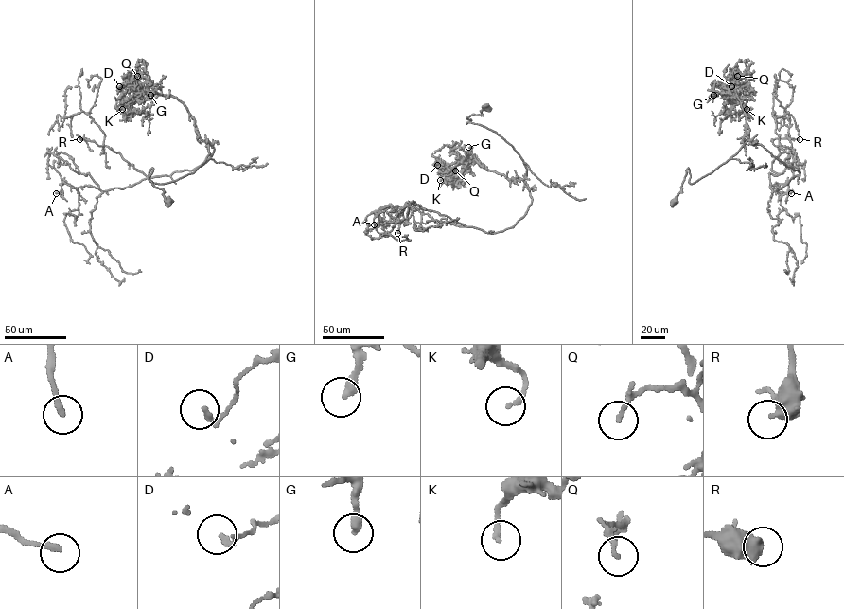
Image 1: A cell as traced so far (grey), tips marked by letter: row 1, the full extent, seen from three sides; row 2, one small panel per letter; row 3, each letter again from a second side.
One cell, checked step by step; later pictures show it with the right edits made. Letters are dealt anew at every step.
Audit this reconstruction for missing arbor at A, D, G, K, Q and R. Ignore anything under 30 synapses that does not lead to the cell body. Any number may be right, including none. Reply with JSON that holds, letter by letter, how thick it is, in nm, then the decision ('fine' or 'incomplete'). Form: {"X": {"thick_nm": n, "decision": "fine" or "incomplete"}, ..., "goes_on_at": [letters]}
{"A": {"thick_nm": 240, "decision": "incomplete"}, "D": {"thick_nm": 200, "decision": "fine"}, "G": {"thick_nm": 320, "decision": "fine"}, "K": {"thick_nm": 190, "decision": "fine"}, "Q": {"thick_nm": 160, "decision": "fine"}, "R": {"thick_nm": 320, "decision": "fine"}, "goes_on_at": ["A"]}

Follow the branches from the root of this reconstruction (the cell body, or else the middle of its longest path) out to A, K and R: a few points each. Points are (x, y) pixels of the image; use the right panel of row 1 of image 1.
A: (674, 202), (687, 169), (693, 184), (750, 140), (800, 171), (782, 188), (770, 187), (791, 193)
K: (674, 202), (687, 169), (693, 184), (746, 142), (746, 115), (737, 96), (729, 95), (727, 99), (747, 109)
R: (674, 202), (687, 169), (693, 184), (748, 140), (799, 175), (784, 161), (790, 152), (771, 140), (800, 139)

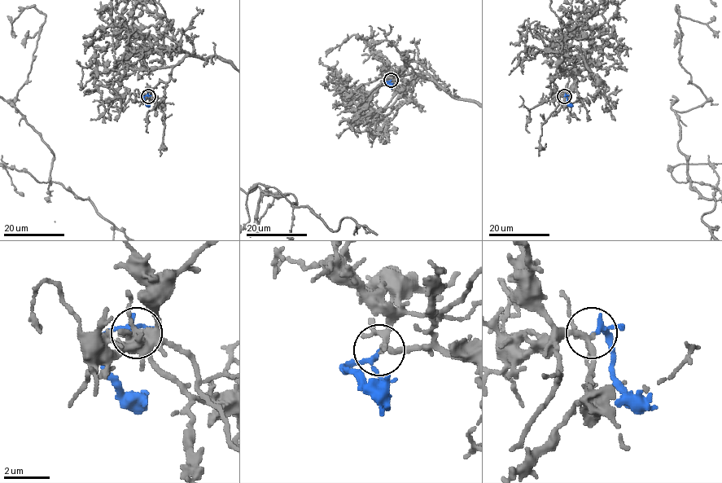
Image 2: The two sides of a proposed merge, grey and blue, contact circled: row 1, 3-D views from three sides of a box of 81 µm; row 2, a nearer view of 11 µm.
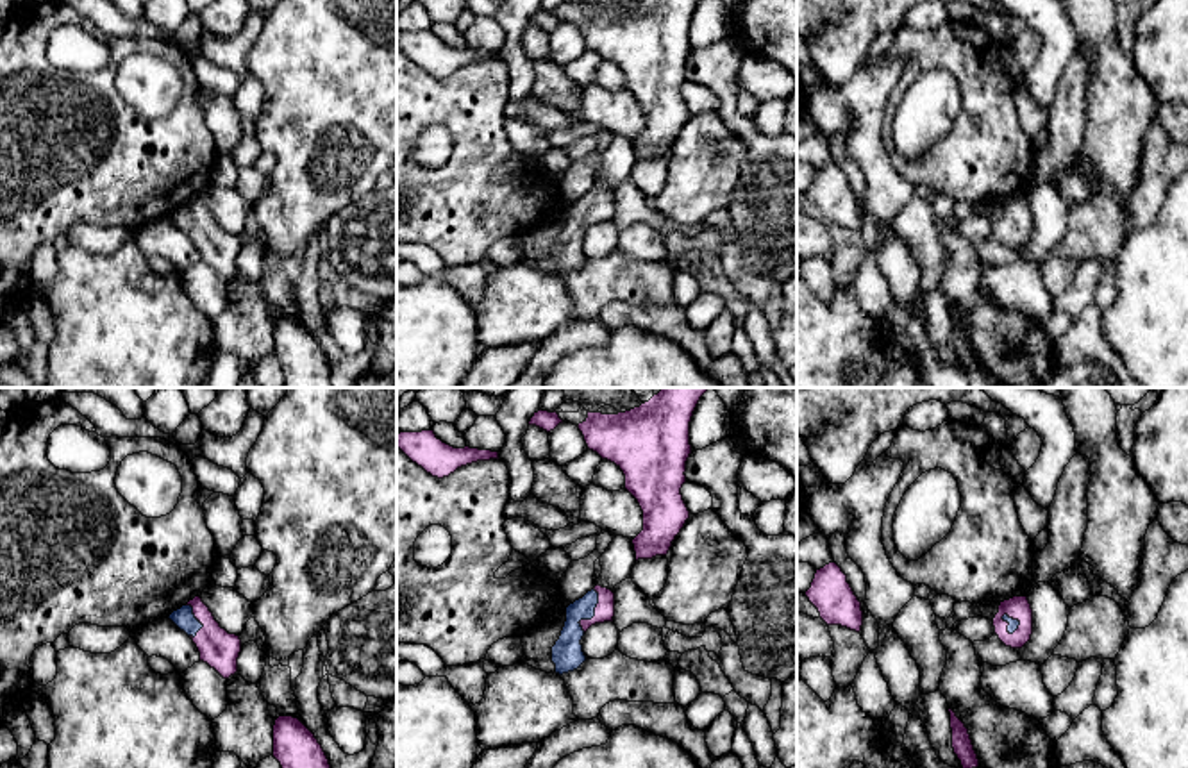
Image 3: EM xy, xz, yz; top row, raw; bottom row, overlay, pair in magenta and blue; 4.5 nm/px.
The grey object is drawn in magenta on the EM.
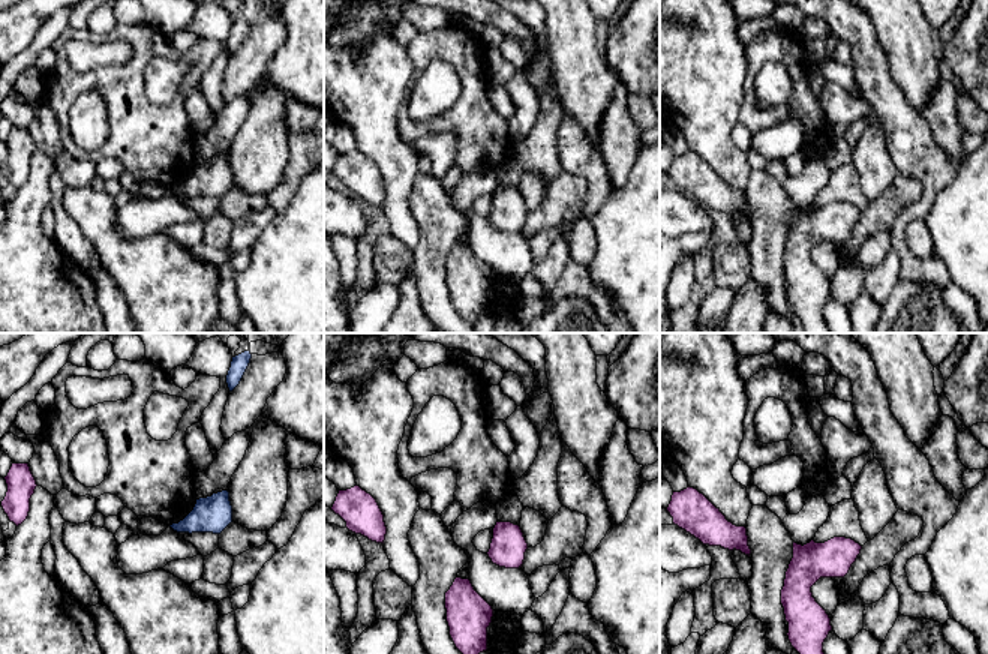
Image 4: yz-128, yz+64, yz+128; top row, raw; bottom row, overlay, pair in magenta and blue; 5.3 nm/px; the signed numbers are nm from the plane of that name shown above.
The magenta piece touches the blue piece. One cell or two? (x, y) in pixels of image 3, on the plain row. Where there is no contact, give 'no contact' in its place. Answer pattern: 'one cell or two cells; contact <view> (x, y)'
one cell; contact xz (595, 213)

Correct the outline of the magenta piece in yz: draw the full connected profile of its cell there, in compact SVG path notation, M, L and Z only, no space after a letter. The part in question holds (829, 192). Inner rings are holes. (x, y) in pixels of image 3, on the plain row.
M836 163L816 170L811 188L806 191L827 225L841 225L859 232L863 225L861 202L854 195L847 175Z

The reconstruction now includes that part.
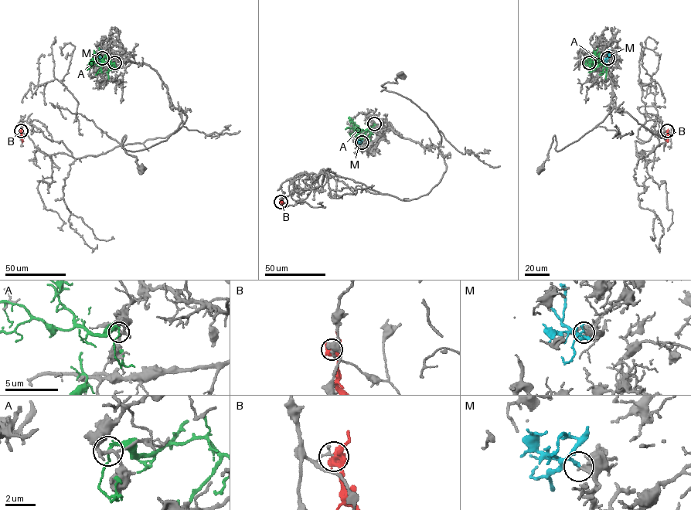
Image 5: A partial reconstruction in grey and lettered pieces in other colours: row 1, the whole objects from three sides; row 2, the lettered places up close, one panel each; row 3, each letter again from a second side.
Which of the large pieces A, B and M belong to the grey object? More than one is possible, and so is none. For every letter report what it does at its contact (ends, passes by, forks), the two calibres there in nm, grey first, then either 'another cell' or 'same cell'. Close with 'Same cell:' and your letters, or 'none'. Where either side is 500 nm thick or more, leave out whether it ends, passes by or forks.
A: it passes by; calibres 200 and 140 nm; another cell
B: calibres 180 and 500 nm; another cell
M: it passes by; calibres 480 and 140 nm; same cell
Same cell: M

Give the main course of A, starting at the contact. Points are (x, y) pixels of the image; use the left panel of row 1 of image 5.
A: (114, 63), (107, 62), (97, 57), (90, 65), (89, 62)

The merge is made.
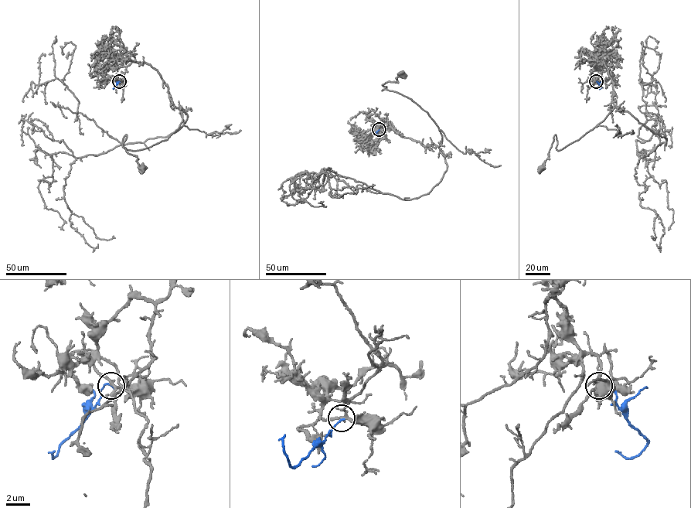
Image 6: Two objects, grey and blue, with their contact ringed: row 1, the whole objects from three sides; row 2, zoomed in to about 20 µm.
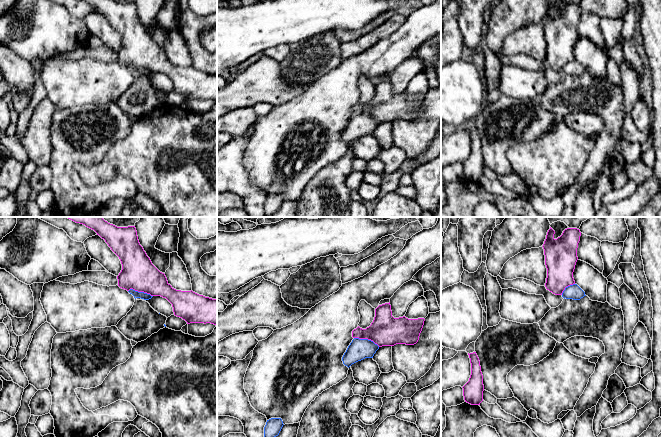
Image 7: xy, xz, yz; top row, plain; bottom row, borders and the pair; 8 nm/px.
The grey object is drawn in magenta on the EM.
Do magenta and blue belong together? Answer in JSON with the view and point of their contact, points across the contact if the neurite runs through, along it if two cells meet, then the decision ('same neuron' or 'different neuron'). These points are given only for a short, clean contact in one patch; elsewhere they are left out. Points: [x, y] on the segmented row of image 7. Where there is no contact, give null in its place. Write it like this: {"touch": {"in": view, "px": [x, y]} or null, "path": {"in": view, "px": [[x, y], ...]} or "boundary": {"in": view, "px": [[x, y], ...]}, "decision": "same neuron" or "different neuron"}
{"touch": {"in": "xz", "px": [367, 338]}, "boundary": {"in": "xz", "px": [[354, 337], [372, 340], [379, 346]]}, "decision": "different neuron"}

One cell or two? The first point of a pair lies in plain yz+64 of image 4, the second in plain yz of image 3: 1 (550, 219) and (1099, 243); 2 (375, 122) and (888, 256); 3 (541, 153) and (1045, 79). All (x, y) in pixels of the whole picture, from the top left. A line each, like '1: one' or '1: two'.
1: one
2: one
3: two

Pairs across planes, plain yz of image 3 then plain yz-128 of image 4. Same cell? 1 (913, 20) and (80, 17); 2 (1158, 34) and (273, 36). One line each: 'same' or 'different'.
1: different
2: different

